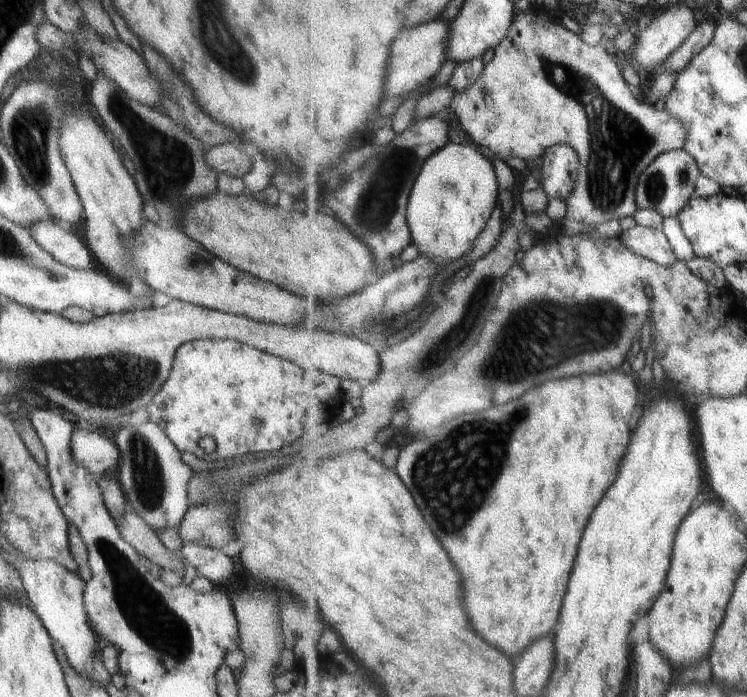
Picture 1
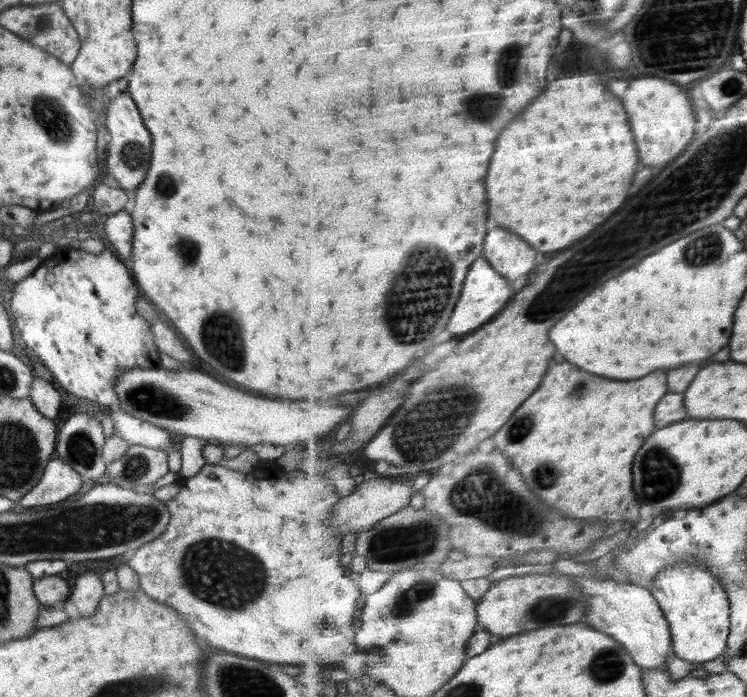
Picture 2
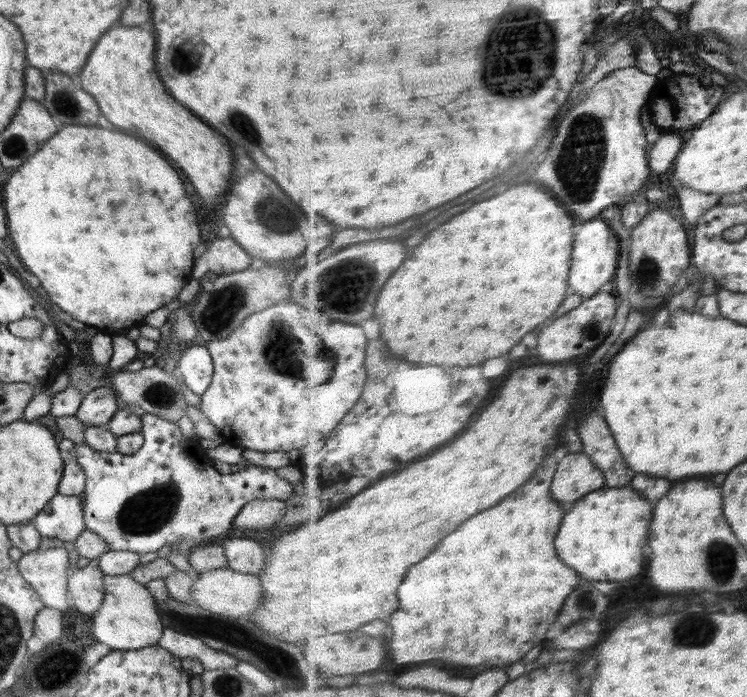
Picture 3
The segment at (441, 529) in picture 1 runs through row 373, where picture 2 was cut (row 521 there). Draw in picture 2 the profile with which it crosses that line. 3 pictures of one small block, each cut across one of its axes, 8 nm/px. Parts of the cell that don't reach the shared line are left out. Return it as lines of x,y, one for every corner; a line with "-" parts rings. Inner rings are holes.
564,362
558,366
551,366
552,370
548,372
548,378
544,378
544,386
540,386
540,406
538,406
538,392
516,412
516,418
512,418
512,422
508,422
508,426
504,426
498,434
493,438
495,448
503,450
510,458
514,458
514,464
524,470
524,478
528,482
528,486
532,486
532,490
550,506
558,508
560,512
564,512
570,518
592,518
588,521
600,521
602,516
604,520
610,520
608,523
622,522
624,514
632,508
638,508
638,494
634,490
634,460
636,454
640,452
640,448
648,442
648,438
654,434
656,430
656,408
660,404
660,400
670,392
668,388
668,370
658,370
656,374
648,374
648,378
640,378
640,380
612,380
612,378
602,378
596,374
590,374
586,370
582,370
580,366
572,364
572,362

